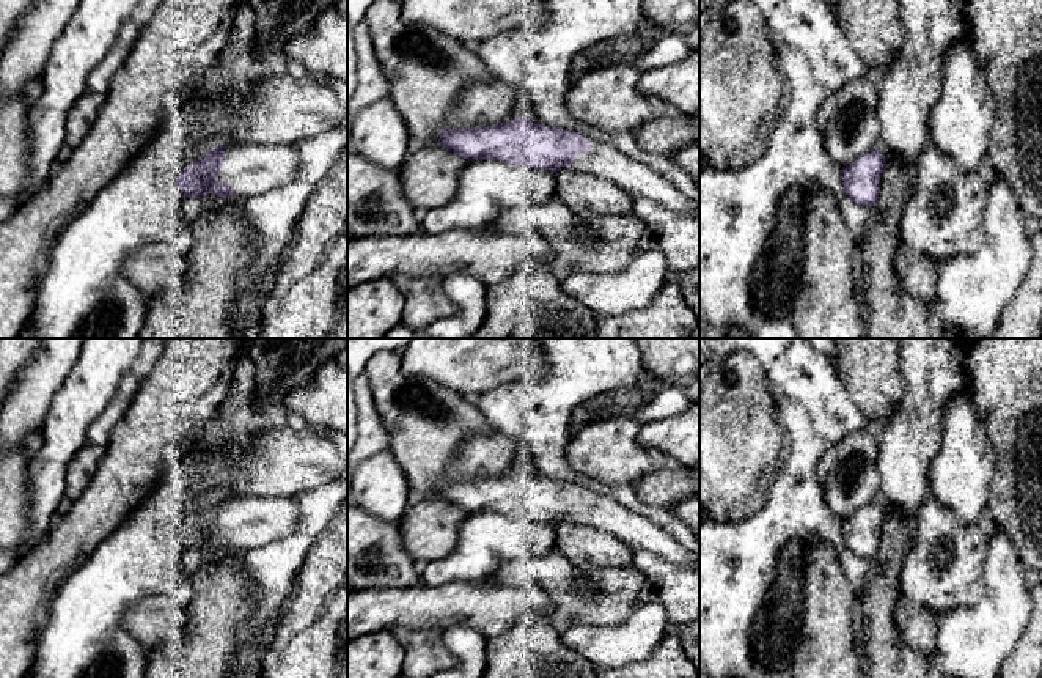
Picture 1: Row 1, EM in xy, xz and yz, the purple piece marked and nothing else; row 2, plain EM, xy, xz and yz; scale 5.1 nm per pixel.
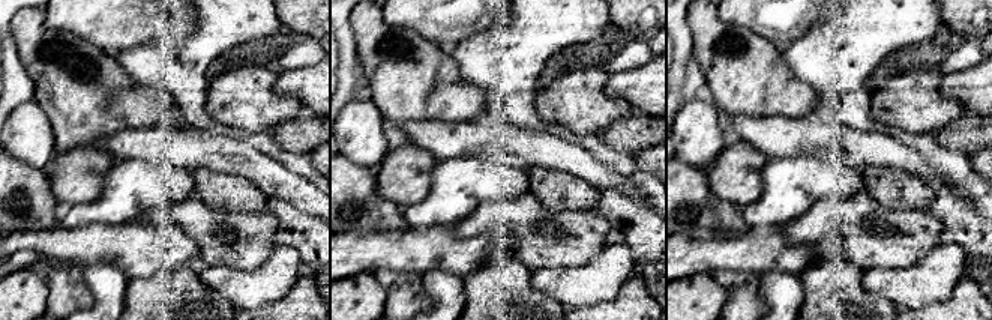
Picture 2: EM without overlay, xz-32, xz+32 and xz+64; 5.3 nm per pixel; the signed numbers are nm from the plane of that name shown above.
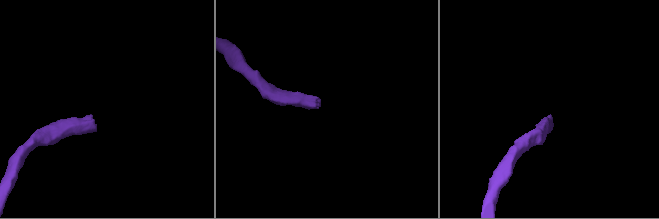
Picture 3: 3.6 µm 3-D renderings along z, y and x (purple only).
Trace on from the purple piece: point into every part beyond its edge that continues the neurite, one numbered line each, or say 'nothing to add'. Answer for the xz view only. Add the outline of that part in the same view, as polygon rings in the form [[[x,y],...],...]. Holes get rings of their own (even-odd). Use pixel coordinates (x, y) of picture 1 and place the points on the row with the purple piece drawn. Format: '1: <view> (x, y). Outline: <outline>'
1: xz (604, 161). Outline: [[[588,135],[586,140],[591,143],[591,149],[578,154],[571,165],[572,171],[593,173],[599,178],[610,179],[632,197],[646,197],[677,216],[699,220],[699,209],[666,178],[657,175],[649,167],[626,157],[619,149],[608,143],[597,142]]]

